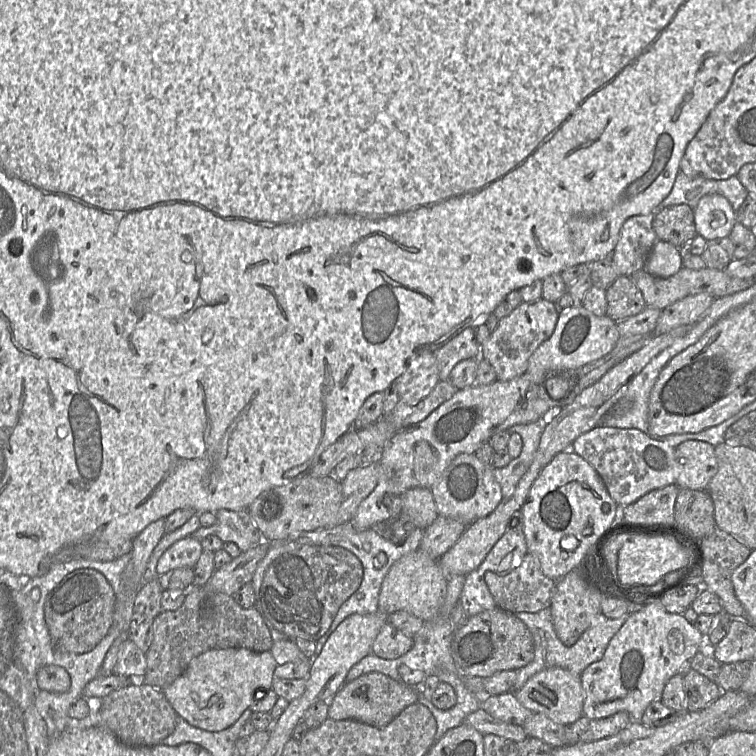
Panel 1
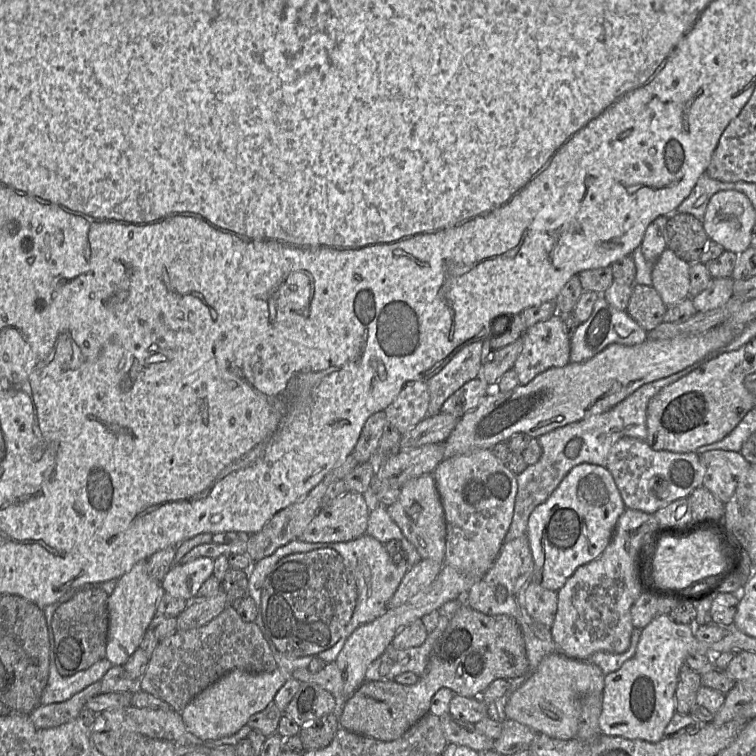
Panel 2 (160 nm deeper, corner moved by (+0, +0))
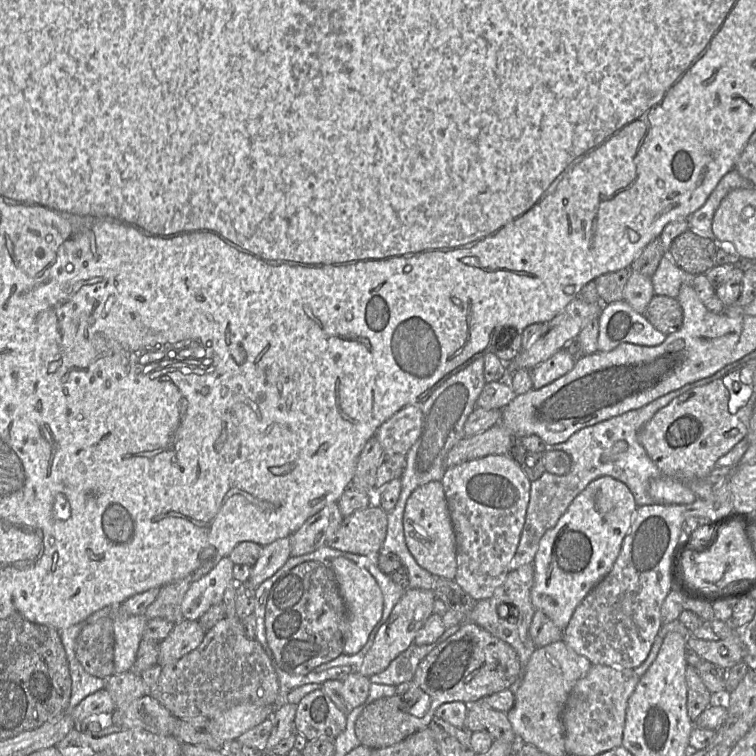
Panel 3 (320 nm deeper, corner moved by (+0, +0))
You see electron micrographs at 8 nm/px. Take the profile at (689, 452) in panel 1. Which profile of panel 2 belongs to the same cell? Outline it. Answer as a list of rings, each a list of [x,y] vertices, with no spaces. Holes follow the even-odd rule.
[[[710,450],[699,454],[705,468],[702,486],[715,495],[723,504],[733,496],[741,477],[751,464],[740,452]]]

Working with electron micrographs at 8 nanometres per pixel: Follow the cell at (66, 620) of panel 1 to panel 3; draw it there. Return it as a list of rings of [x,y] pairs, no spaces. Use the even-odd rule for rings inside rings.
[[[105,607],[92,614],[76,638],[75,655],[90,675],[107,679],[114,674],[115,635],[114,607]]]

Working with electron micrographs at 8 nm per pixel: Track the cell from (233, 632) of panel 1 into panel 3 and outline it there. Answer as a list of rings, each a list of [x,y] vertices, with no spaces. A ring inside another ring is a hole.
[[[225,617],[218,621],[209,631],[206,632],[201,644],[190,653],[186,654],[180,658],[175,663],[166,665],[162,667],[161,674],[158,678],[155,686],[150,690],[149,696],[157,700],[162,706],[164,706],[168,711],[170,711],[176,718],[180,719],[194,719],[198,717],[204,717],[208,720],[218,715],[219,713],[241,703],[254,703],[258,705],[273,705],[278,698],[279,693],[279,682],[274,665],[261,644],[256,639],[249,639],[245,636],[241,619],[238,617],[229,618]]]

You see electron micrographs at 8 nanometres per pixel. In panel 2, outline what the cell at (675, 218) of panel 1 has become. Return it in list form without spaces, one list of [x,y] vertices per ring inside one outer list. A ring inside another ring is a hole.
[[[673,213],[665,228],[667,247],[689,264],[699,262],[710,239],[702,222],[687,213]]]

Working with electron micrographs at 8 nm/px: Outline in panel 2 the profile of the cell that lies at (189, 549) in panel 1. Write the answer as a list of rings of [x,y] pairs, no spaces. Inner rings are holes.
[[[200,557],[184,564],[175,565],[161,582],[165,593],[186,601],[198,594],[203,583],[214,575],[214,559]]]

